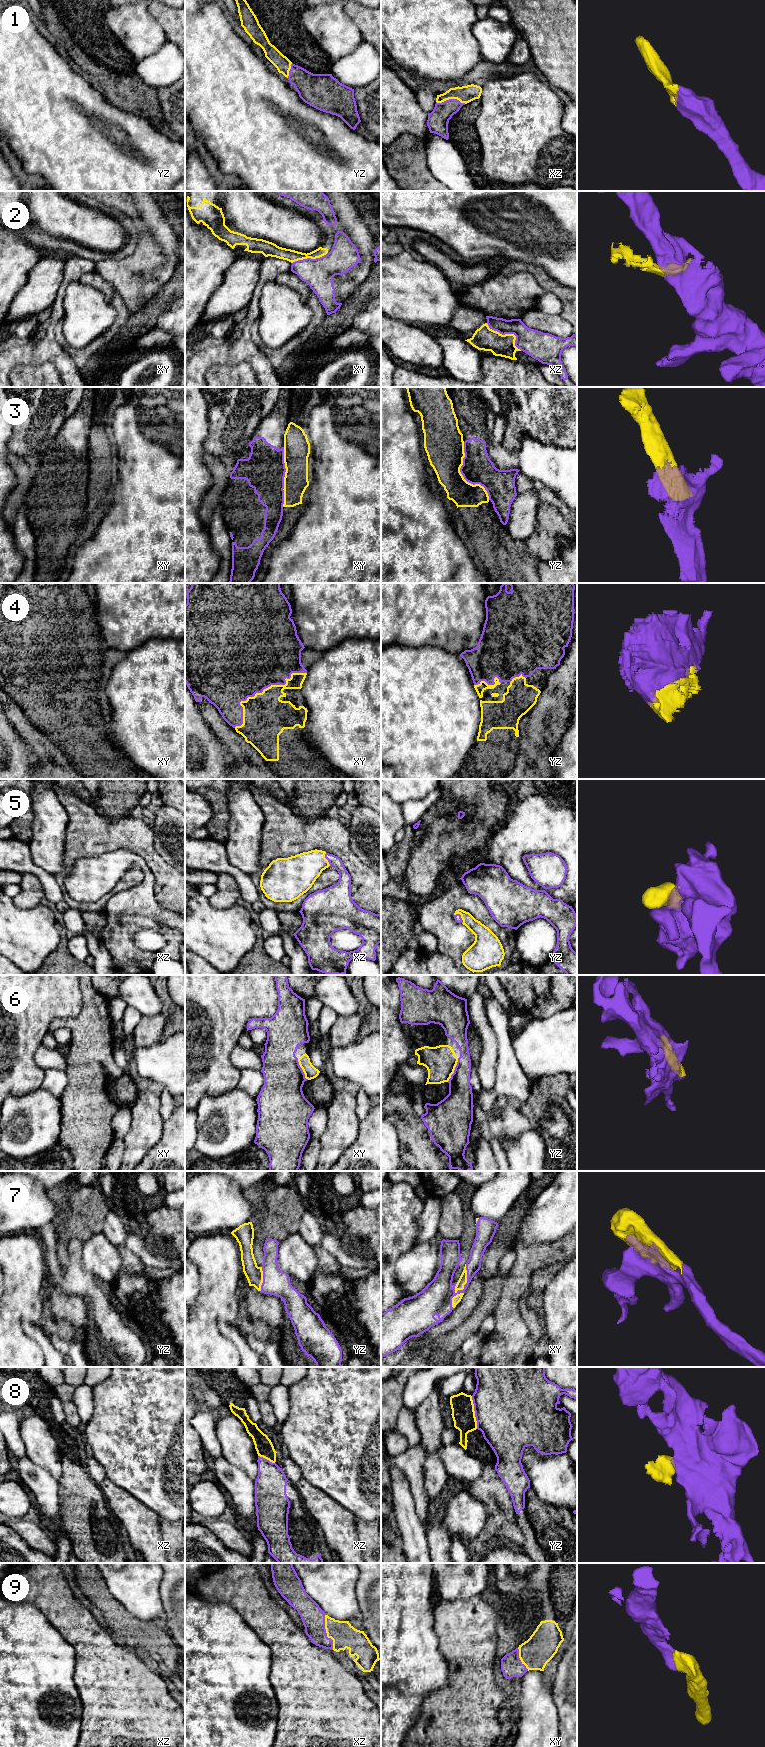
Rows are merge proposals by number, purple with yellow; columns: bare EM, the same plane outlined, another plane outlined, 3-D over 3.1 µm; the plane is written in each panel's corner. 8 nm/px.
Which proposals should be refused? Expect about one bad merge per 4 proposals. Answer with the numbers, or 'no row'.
2, 3, 8

